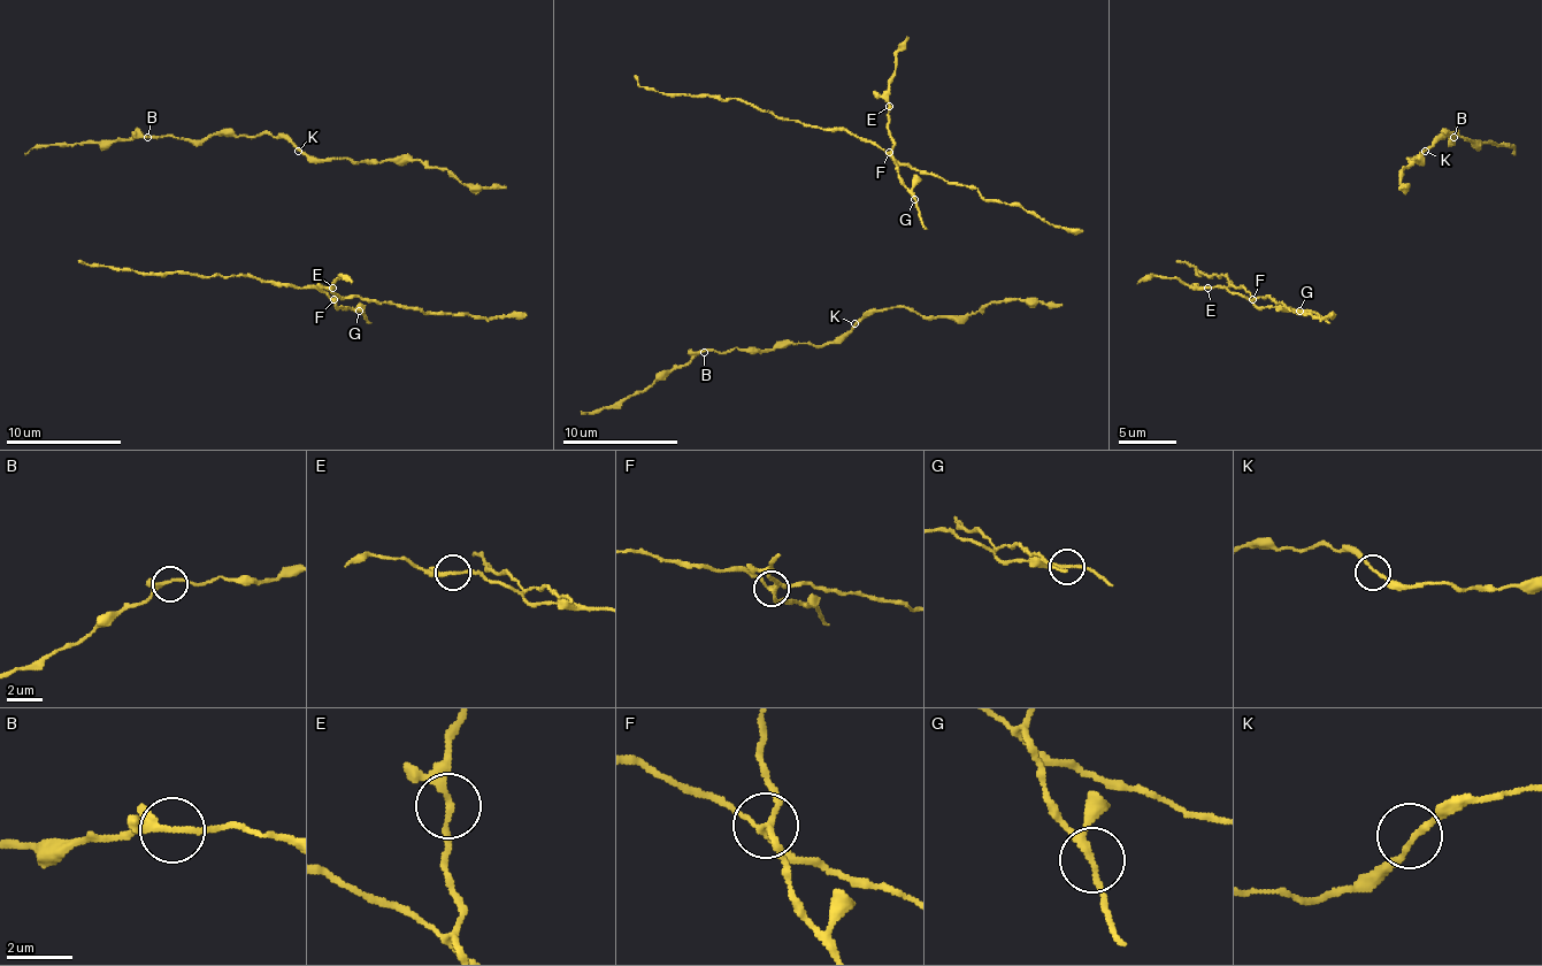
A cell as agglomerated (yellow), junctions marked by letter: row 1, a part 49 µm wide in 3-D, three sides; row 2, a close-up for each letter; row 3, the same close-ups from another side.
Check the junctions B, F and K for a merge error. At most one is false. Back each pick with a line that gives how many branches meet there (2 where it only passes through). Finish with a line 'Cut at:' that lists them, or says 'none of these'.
F: branches 4
Cut at: F

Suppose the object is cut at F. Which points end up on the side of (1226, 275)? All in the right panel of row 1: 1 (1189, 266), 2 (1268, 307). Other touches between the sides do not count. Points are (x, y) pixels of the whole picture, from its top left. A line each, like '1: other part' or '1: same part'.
1: same part
2: other part

